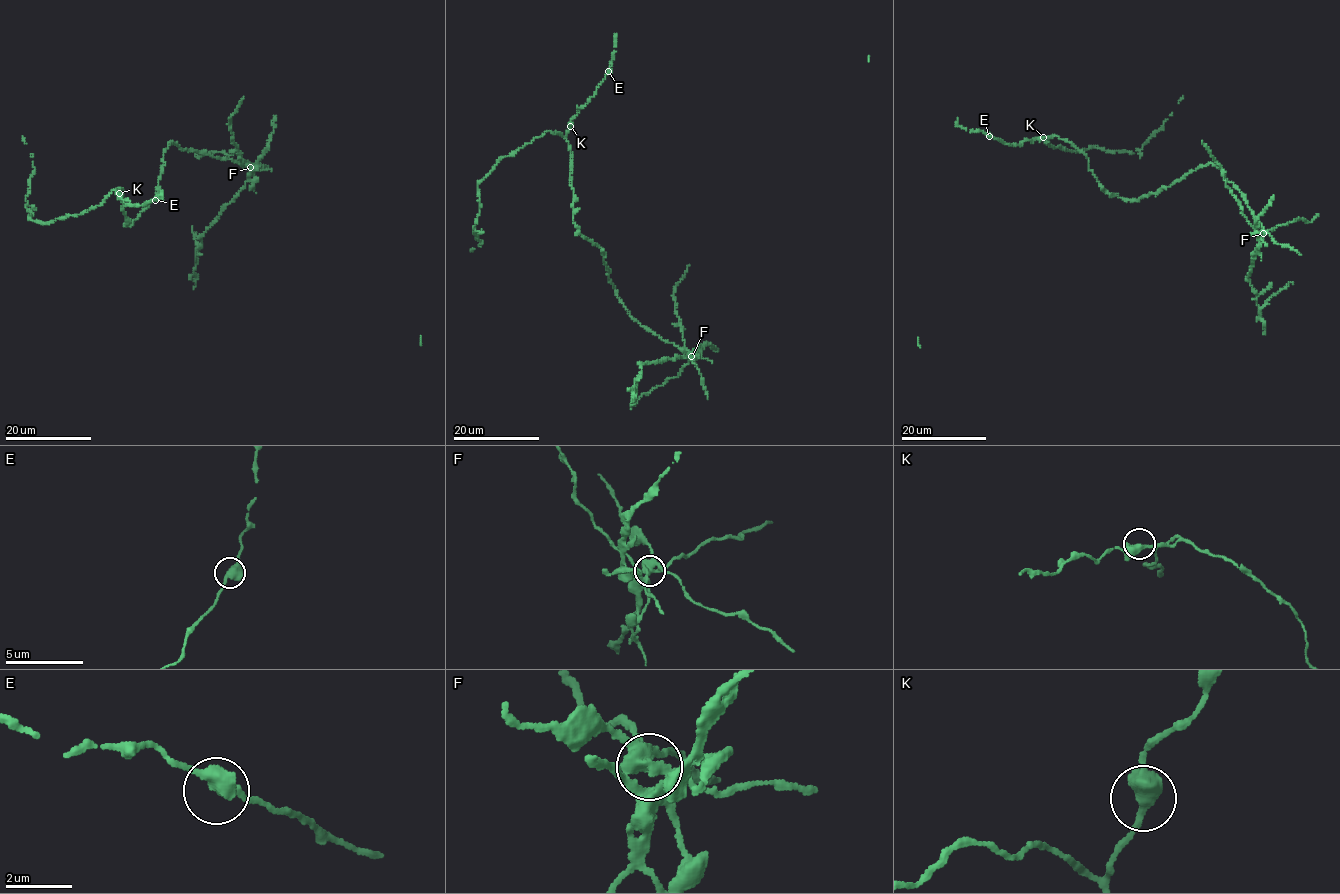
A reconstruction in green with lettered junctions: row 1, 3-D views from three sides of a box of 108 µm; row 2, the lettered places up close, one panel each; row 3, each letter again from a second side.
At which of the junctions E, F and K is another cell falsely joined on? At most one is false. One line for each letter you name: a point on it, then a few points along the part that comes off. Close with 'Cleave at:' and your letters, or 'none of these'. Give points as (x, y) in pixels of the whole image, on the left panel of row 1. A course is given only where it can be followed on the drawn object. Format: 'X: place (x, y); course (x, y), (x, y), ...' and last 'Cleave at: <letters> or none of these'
F: place (250, 167); course (250, 166), (246, 185), (201, 238), (197, 261), (193, 227)
Cleave at: F

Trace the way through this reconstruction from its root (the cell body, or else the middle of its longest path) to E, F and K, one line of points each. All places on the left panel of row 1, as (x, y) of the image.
E: (123, 207), (122, 189), (115, 189), (119, 197), (132, 206), (155, 200)
F: (123, 207), (127, 225), (156, 197), (165, 163), (163, 154), (170, 142), (182, 150), (242, 161), (250, 166)
K: (123, 207), (122, 189), (115, 189), (119, 193)

